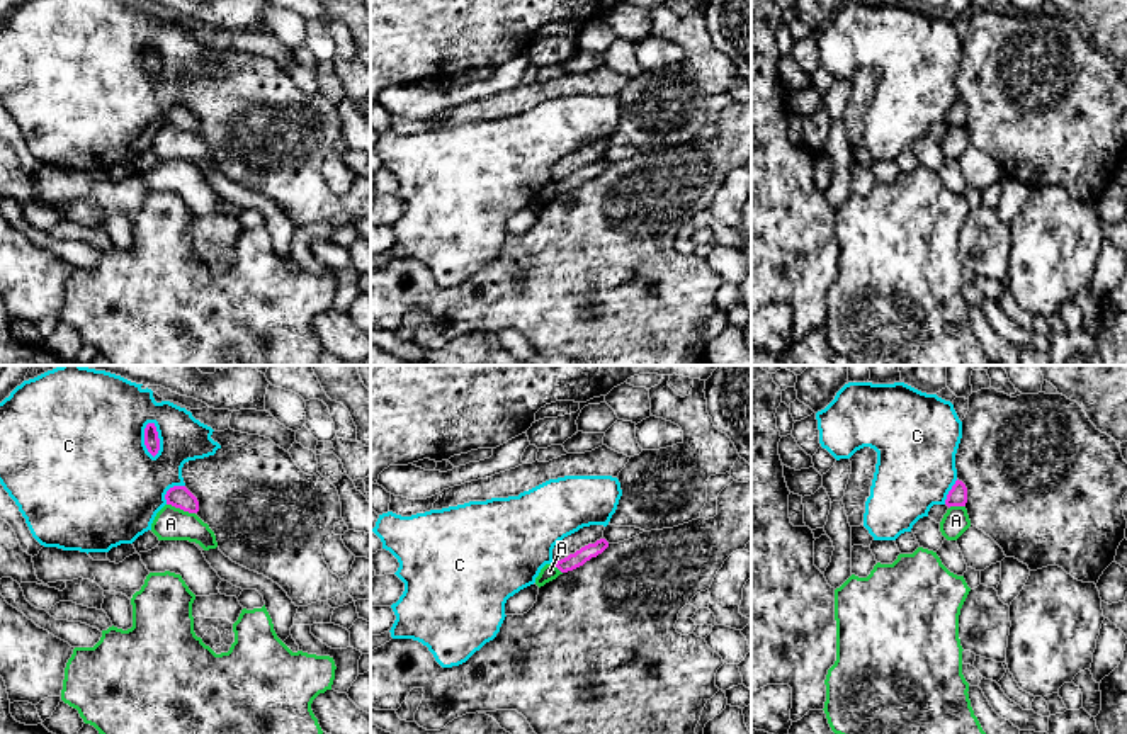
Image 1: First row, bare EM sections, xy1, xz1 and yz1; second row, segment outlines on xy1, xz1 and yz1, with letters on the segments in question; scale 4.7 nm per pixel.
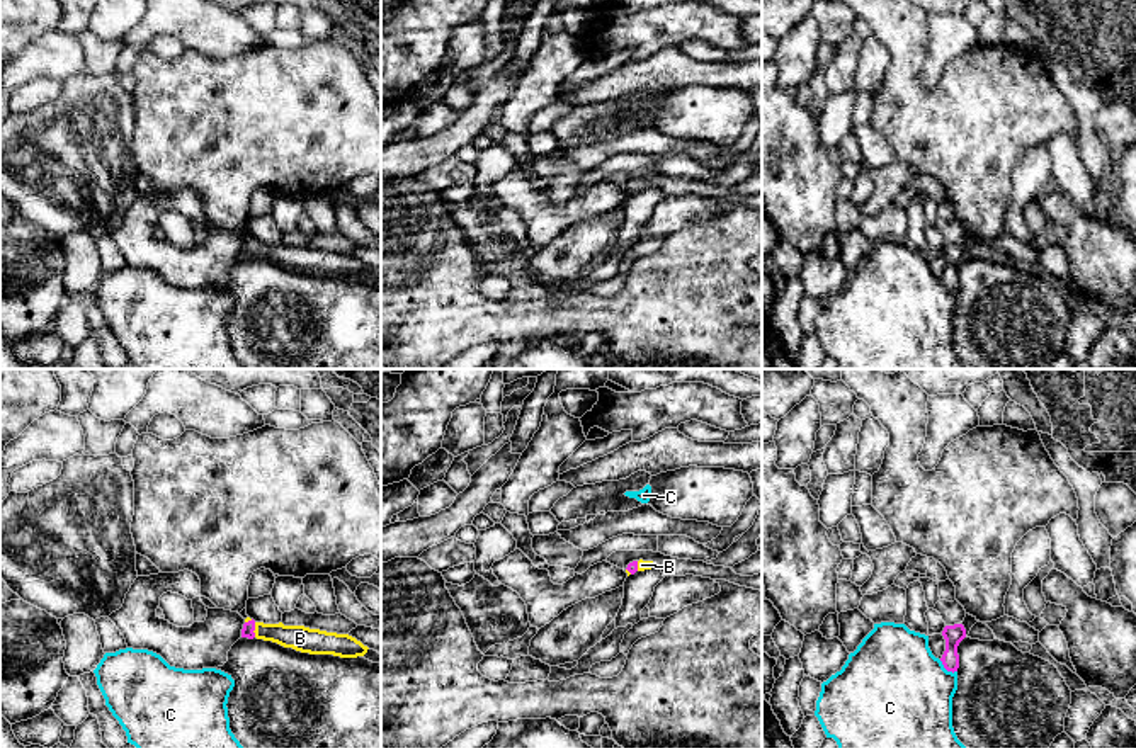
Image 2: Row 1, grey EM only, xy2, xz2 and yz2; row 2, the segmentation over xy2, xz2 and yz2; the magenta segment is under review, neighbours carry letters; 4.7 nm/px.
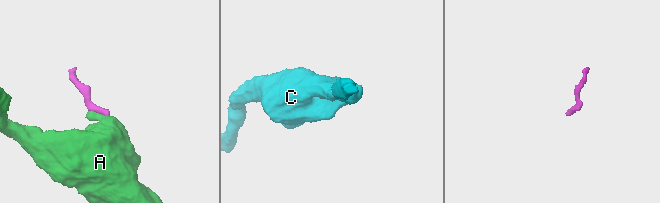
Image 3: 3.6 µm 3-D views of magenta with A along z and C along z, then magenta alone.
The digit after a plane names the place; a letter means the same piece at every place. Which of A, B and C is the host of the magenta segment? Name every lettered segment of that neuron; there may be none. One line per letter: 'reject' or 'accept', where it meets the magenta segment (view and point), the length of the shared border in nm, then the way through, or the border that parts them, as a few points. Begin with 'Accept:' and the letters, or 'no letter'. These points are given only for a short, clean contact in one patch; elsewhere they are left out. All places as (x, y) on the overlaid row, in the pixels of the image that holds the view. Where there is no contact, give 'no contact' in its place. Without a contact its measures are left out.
Accept: B
A: reject; contact xy1 (181, 508); length 140 nm; border xy1 (167, 503), (194, 513)
B: accept; contact xy2 (254, 629); length 70 nm; way xy2 (249, 628), (254, 629), (300, 638)
C: reject; contact xy1 (145, 440); length 180 nm

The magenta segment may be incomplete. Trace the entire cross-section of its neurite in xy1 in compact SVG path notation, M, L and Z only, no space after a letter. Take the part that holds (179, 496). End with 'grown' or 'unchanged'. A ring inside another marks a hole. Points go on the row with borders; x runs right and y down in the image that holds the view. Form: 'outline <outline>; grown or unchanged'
outline M173 486L165 494L167 505L180 508L189 513L199 511L197 498L185 486Z; unchanged

